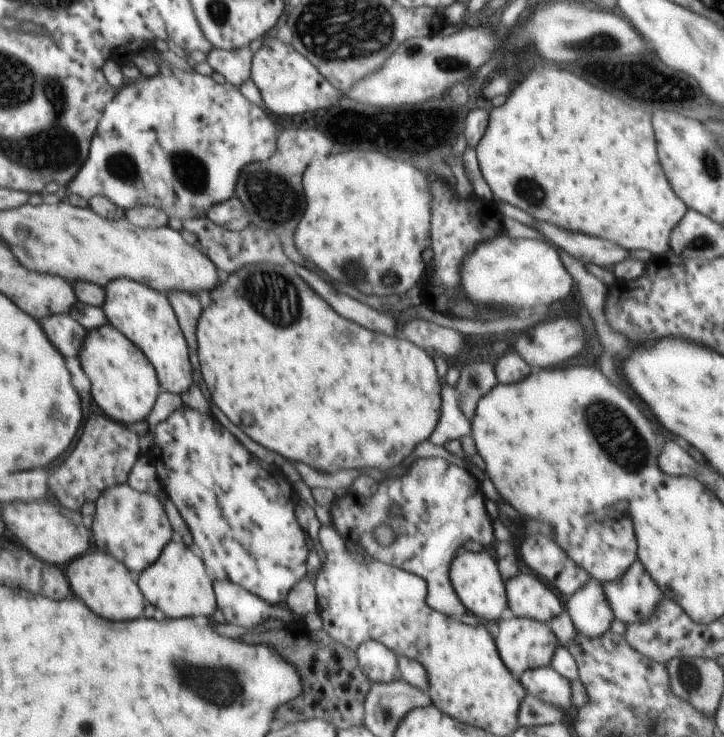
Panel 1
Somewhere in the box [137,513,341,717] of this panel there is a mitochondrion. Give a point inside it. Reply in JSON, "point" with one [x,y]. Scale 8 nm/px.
{"point":[211,692]}

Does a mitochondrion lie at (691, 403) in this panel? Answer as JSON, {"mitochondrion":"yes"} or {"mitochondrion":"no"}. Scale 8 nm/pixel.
{"mitochondrion":"no"}

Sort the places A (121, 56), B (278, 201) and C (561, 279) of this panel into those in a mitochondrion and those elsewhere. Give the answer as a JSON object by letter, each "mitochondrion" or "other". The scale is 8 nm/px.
{"A":"other","B":"mitochondrion","C":"other"}

